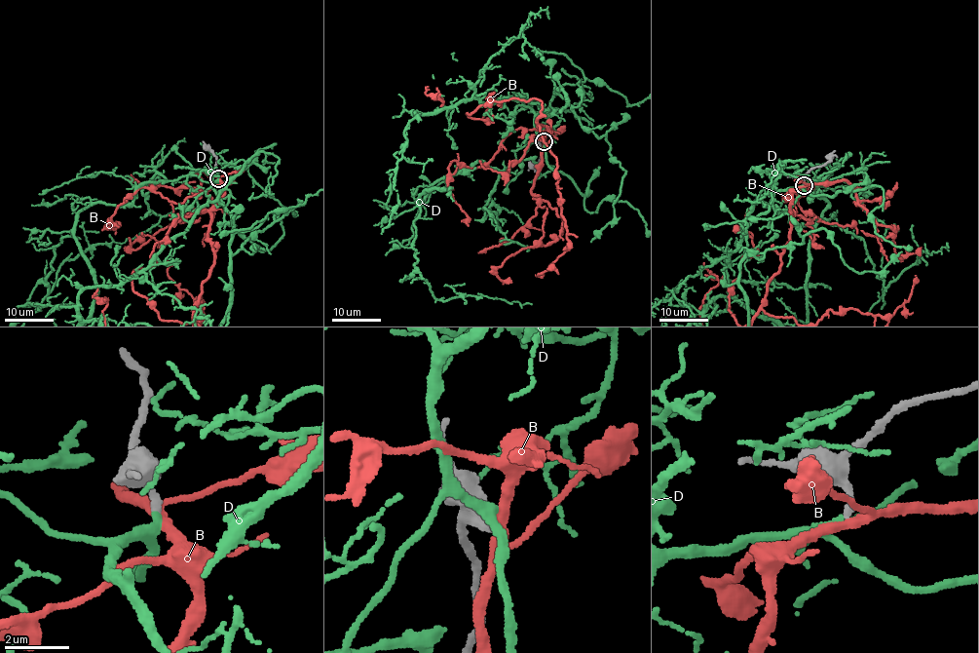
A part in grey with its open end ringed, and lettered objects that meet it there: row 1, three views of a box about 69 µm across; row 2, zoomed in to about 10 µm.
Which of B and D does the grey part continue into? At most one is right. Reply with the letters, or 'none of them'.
D

